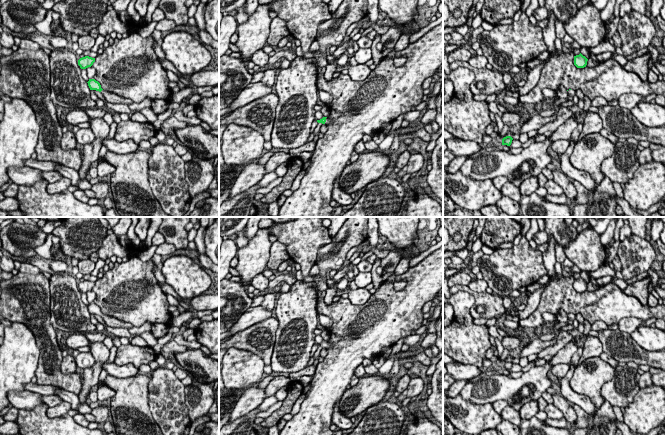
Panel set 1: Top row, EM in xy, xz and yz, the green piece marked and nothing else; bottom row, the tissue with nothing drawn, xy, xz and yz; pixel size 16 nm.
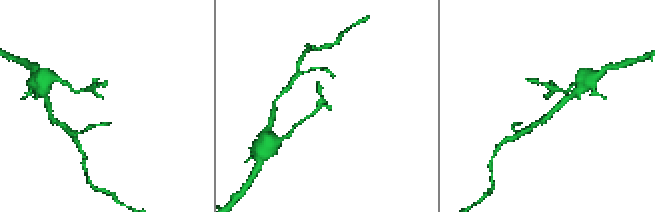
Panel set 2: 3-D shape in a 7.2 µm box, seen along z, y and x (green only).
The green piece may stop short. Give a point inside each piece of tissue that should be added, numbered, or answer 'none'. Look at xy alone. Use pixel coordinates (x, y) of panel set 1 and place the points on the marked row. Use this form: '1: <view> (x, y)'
1: xy (110, 97)

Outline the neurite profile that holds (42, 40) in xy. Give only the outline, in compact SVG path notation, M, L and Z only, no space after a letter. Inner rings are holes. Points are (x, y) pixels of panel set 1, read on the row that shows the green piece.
M30 34L27 36L23 36L23 35L20 35L20 36L21 36L21 38L28 38L28 39L38 43L40 46L50 49L51 51L59 51L59 50L65 49L65 48L54 48L50 44L49 38L44 35Z

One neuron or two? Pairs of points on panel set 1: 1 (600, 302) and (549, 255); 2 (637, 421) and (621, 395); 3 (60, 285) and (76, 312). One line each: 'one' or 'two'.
1: two
2: two
3: one

